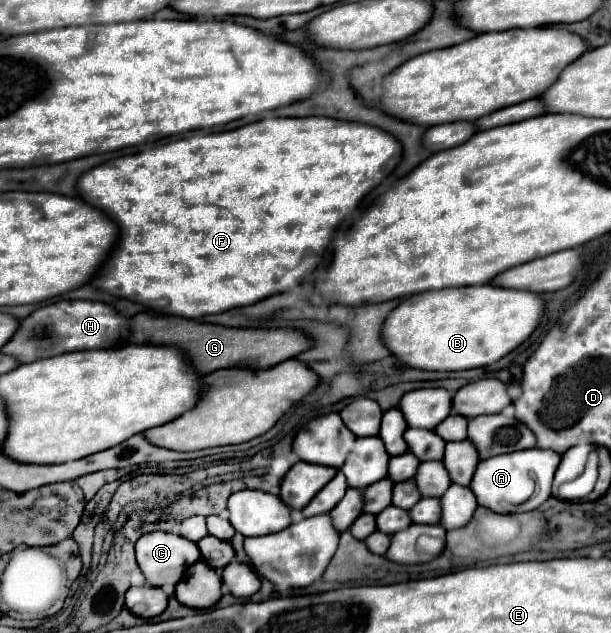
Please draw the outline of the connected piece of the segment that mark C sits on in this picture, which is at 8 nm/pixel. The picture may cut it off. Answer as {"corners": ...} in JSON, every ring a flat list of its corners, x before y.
{"corners":[[150,532,136,542,136,560,150,586,178,584,186,568,200,558,196,542,172,534]]}

